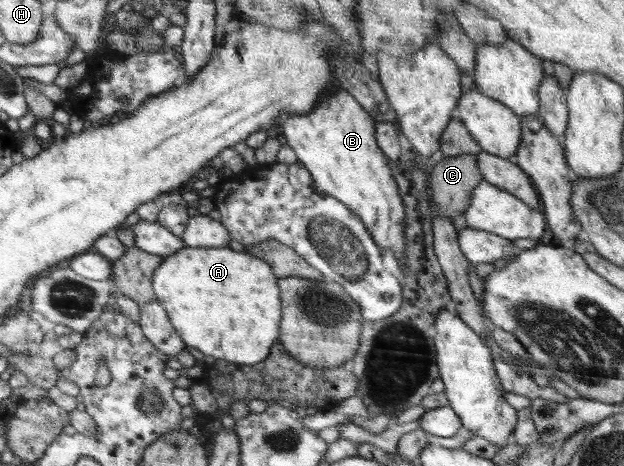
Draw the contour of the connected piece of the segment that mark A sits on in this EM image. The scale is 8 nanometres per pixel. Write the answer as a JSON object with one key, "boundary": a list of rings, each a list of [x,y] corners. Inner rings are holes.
{"boundary":[[[188,247],[164,258],[153,274],[153,291],[165,308],[170,322],[186,343],[215,359],[255,365],[270,354],[270,346],[278,338],[281,298],[278,296],[278,277],[264,260],[256,258],[252,250],[240,252],[228,247]]]}

